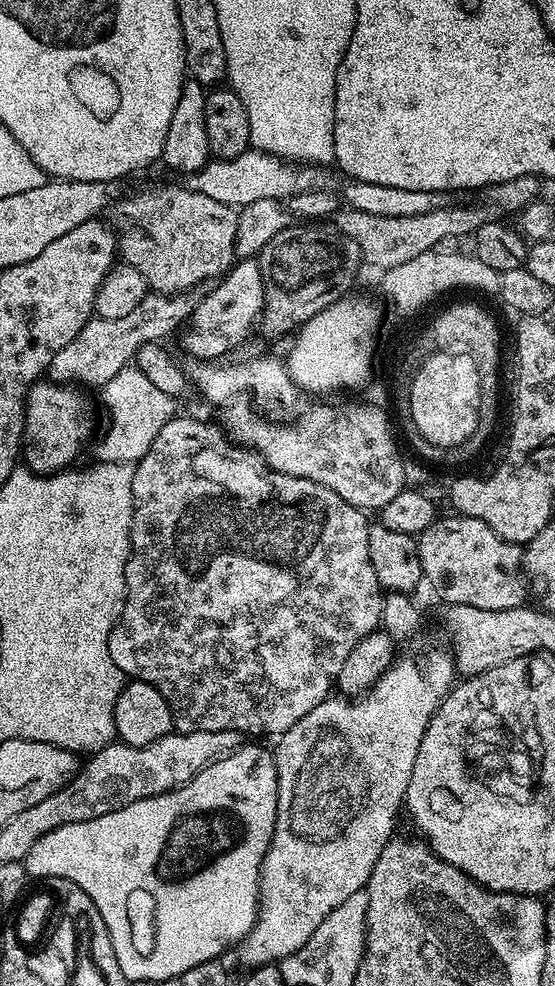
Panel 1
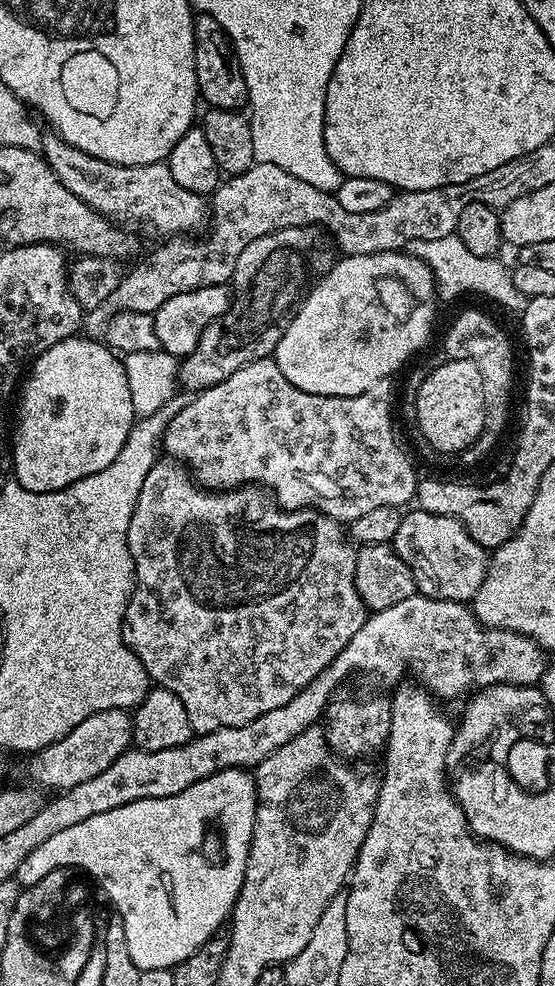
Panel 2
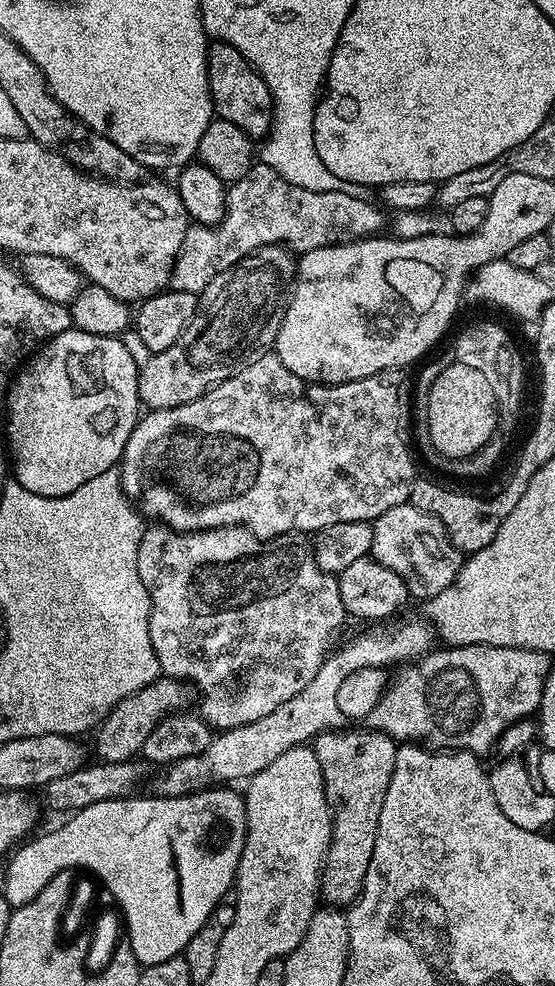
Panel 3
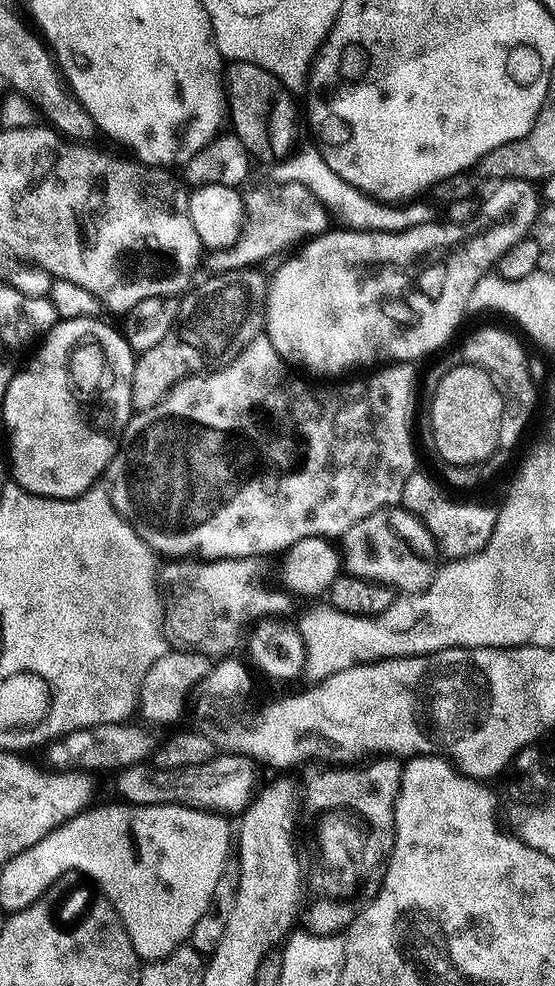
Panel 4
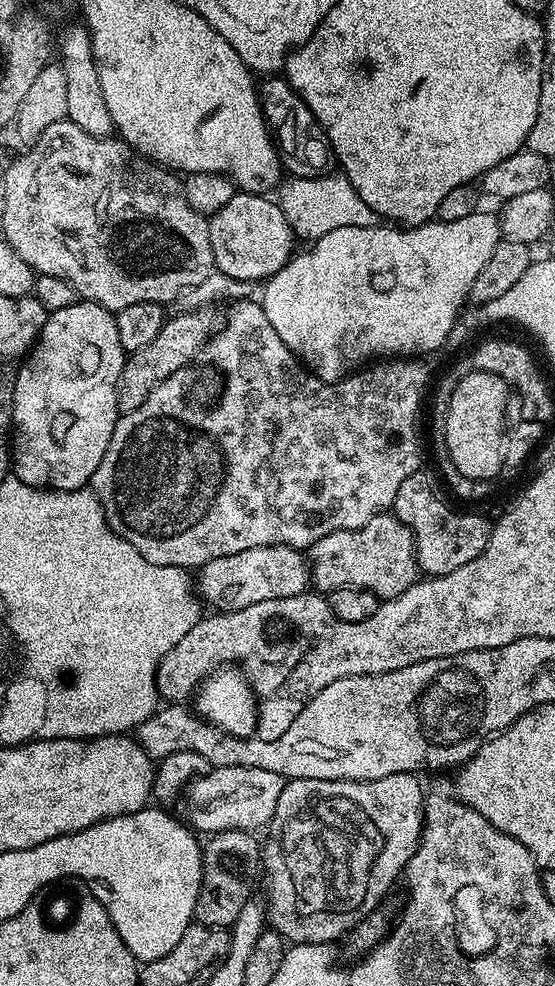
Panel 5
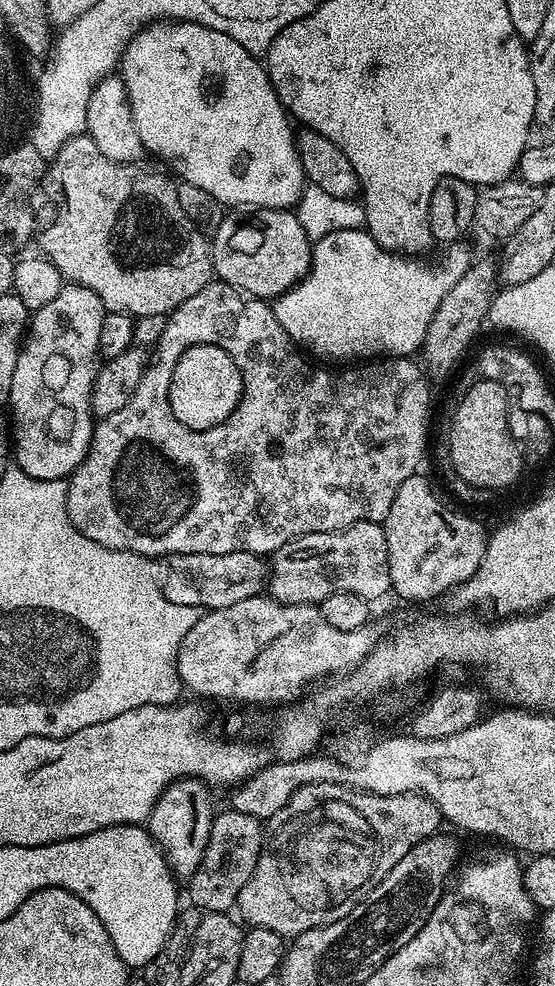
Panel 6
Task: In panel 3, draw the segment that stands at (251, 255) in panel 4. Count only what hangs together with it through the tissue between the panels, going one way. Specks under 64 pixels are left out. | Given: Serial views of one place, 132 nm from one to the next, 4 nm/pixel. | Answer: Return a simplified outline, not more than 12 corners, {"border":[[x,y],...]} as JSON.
{"border":[[262,162],[224,219],[189,227],[170,284],[199,294],[271,244],[303,254],[385,231],[367,199]]}

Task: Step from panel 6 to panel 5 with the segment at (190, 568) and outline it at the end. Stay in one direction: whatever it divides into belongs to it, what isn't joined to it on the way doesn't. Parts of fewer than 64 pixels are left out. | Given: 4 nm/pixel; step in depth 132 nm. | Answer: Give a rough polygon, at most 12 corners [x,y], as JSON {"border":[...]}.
{"border":[[284,544],[200,566],[217,611],[307,591],[305,555]]}

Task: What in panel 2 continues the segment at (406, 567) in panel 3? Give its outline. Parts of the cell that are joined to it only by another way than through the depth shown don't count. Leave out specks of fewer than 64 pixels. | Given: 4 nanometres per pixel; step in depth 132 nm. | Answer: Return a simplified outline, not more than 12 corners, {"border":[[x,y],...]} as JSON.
{"border":[[408,511],[391,546],[417,593],[471,601],[489,553],[462,522]]}

